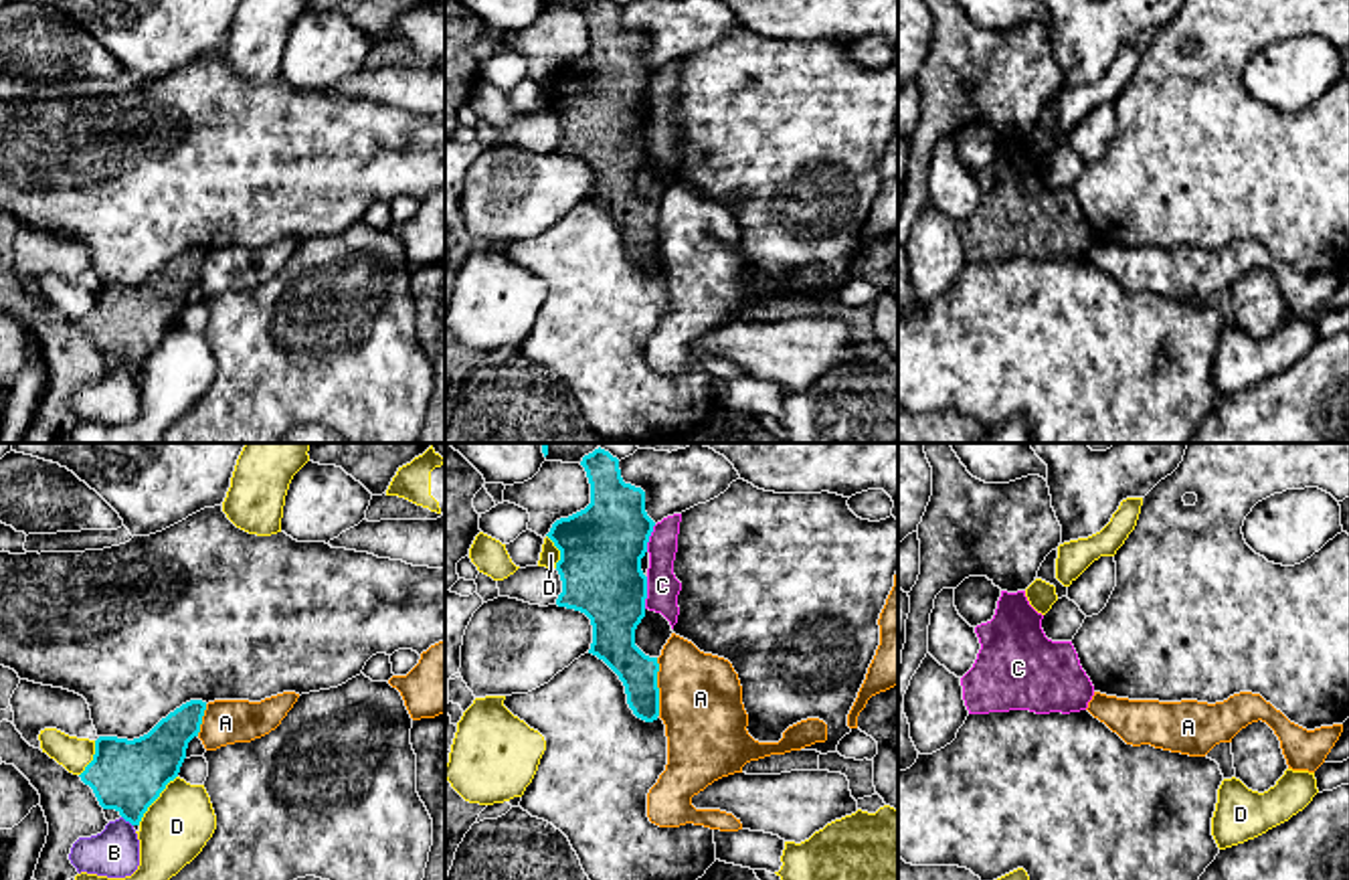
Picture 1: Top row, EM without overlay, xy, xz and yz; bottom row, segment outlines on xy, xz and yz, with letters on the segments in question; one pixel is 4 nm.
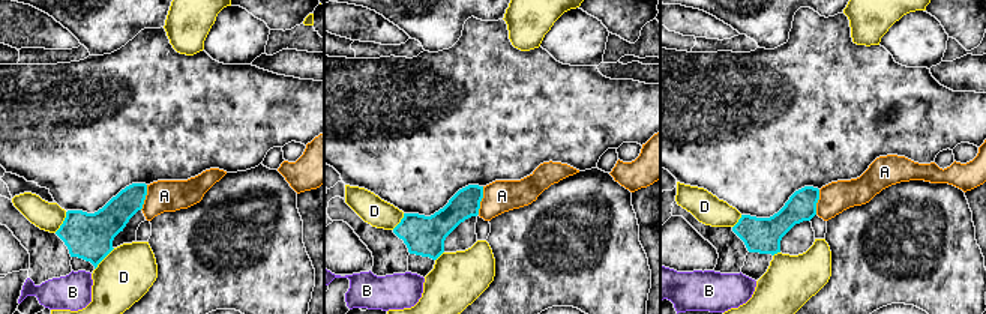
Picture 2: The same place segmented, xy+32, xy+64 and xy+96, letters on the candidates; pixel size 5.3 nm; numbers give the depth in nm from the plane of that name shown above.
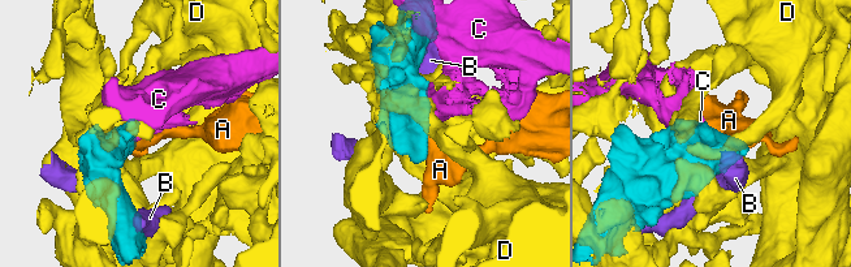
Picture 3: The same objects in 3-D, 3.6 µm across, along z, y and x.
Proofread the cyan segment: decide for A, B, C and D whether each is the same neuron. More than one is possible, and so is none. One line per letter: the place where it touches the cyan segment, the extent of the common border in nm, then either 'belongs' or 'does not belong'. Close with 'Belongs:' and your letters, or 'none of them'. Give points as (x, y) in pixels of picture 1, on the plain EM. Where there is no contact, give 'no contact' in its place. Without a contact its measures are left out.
A: meets cyan in xz at (656, 233); contact 240 nm long; does not belong
B: meets cyan in xy at (128, 367); contact 60 nm long; does not belong
C: meets cyan in xz at (646, 140); contact 130 nm long; does not belong
D: meets cyan in xy at (156, 344); contact 260 nm long; does not belong
Belongs: none of them

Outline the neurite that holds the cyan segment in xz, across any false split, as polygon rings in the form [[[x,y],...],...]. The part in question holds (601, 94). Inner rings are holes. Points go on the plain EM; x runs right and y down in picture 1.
[[[589,0],[580,12],[591,30],[591,51],[556,67],[546,81],[560,97],[562,140],[556,152],[591,166],[589,200],[619,223],[633,261],[653,269],[659,263],[659,210],[635,192],[635,176],[645,164],[641,105],[655,69],[645,59],[645,38],[623,28],[617,4]]]

